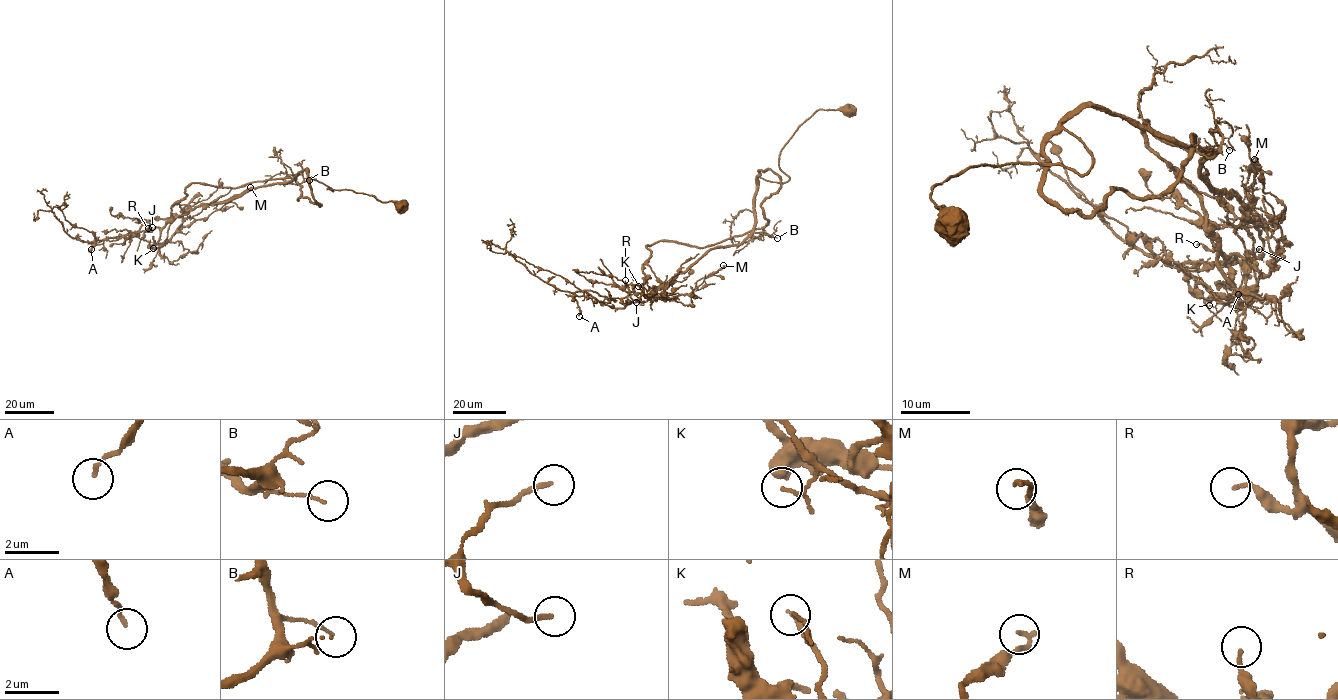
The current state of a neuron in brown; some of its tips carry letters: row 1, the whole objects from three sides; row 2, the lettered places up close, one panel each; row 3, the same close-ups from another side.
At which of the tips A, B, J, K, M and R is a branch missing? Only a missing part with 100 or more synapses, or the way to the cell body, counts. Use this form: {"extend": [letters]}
{"extend": []}

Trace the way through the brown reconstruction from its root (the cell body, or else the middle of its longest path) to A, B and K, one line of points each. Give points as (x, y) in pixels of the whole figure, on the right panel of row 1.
A: (955, 226), (969, 168), (1085, 174), (1098, 104), (1211, 150), (1263, 244), (1178, 269), (1238, 294)
B: (955, 226), (930, 195), (969, 168), (1085, 174), (1091, 154), (1062, 125), (1086, 104), (1208, 158), (1229, 150)
K: (955, 226), (969, 168), (1085, 174), (1098, 104), (1245, 209), (1256, 293), (1209, 305)

